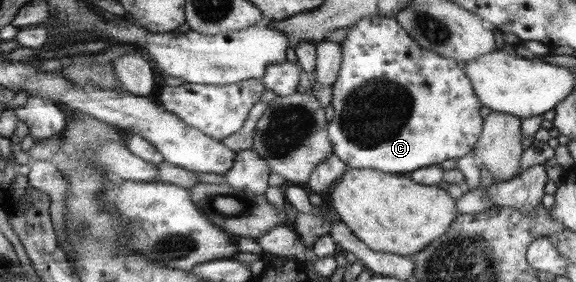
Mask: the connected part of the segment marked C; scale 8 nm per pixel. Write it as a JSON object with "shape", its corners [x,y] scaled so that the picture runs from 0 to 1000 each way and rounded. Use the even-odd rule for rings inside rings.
{"shape":[[[670,57],[628,64],[618,85],[604,96],[602,131],[590,156],[595,170],[595,227],[589,248],[587,284],[576,301],[578,344],[575,376],[580,383],[580,415],[569,433],[568,472],[576,507],[578,546],[583,546],[594,574],[599,574],[602,592],[648,599],[675,617],[708,621],[720,603],[741,599],[750,582],[766,585],[778,560],[797,564],[799,553],[807,553],[819,525],[825,525],[826,504],[833,489],[833,468],[839,468],[837,404],[833,404],[837,365],[818,291],[818,277],[807,259],[804,227],[793,223],[790,209],[771,206],[769,195],[757,191],[755,181],[731,167],[707,117],[707,106],[701,106],[701,96],[694,92],[688,64]]]}

